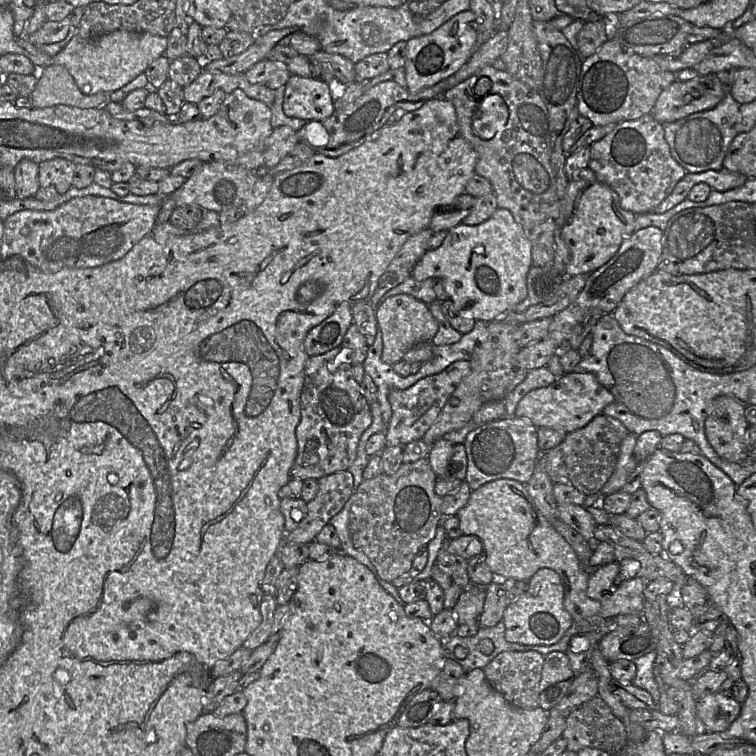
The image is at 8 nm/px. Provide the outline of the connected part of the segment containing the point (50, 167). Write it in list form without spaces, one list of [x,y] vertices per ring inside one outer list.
[[[57,157],[38,164],[40,187],[54,186],[61,195],[72,186],[75,171],[75,164],[73,162]]]

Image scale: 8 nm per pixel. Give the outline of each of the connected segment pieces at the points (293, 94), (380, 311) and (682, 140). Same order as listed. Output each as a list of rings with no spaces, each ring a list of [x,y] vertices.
[[[291,75],[285,85],[284,113],[307,122],[322,121],[335,113],[331,88],[314,77]]]
[[[404,293],[382,300],[376,307],[376,317],[383,340],[382,360],[391,366],[401,361],[404,354],[414,345],[432,342],[439,327],[428,304]]]
[[[728,91],[713,108],[688,115],[675,122],[662,123],[665,140],[669,144],[673,158],[689,173],[702,173],[708,170],[721,171],[729,147],[739,133],[742,122],[740,104]]]

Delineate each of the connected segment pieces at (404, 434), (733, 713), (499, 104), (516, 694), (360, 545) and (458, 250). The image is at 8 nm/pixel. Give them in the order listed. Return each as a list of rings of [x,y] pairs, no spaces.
[[[459,360],[438,374],[426,376],[407,389],[392,389],[388,400],[392,415],[385,431],[386,445],[398,446],[422,440],[459,383],[470,373],[470,361]]]
[[[720,692],[707,694],[696,702],[699,733],[727,731],[740,715],[742,705]]]
[[[496,94],[488,95],[476,109],[472,127],[480,138],[491,139],[505,127],[508,117],[508,108],[503,99]]]
[[[504,651],[483,671],[490,685],[513,706],[539,707],[539,683],[545,656],[536,651]]]
[[[426,457],[403,463],[392,475],[380,474],[364,480],[354,490],[348,521],[349,535],[354,547],[368,557],[381,579],[392,582],[403,575],[411,575],[414,557],[435,537],[437,527],[442,525],[441,497],[434,490],[437,479]]]
[[[498,208],[491,217],[478,225],[461,223],[447,232],[442,244],[436,249],[427,250],[417,262],[411,273],[413,279],[424,281],[428,278],[440,278],[449,299],[462,317],[486,322],[492,322],[513,310],[527,296],[526,279],[533,265],[531,242],[509,210]]]

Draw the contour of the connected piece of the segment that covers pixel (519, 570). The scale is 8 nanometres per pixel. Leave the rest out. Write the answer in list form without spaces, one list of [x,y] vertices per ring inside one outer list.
[[[498,479],[488,482],[471,492],[467,504],[458,511],[459,527],[463,535],[475,535],[483,543],[483,553],[486,562],[495,575],[495,579],[515,579],[528,581],[539,569],[550,568],[555,570],[564,585],[564,607],[570,613],[575,622],[582,628],[593,628],[602,636],[613,630],[613,620],[601,615],[601,605],[587,595],[589,573],[577,557],[573,548],[555,530],[540,512],[527,486],[514,479]]]

